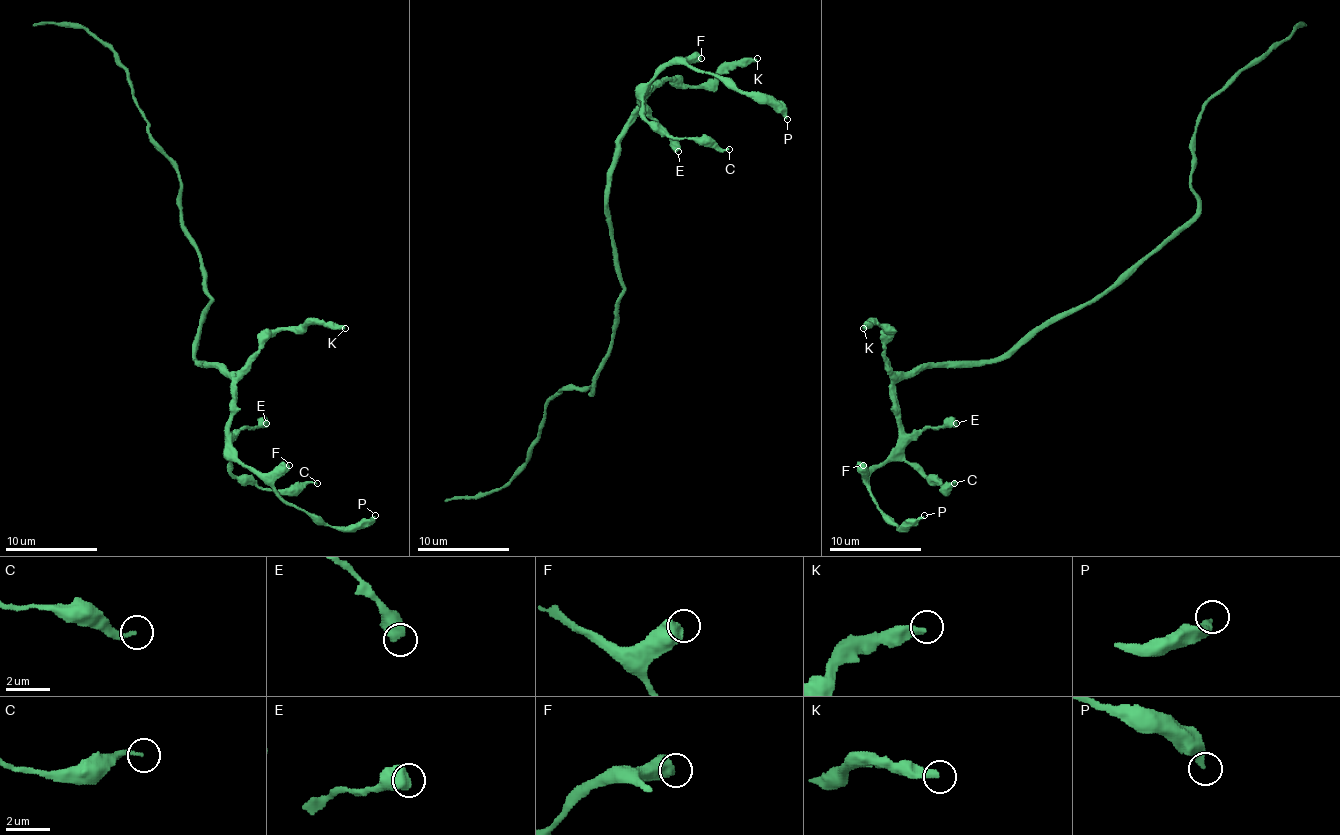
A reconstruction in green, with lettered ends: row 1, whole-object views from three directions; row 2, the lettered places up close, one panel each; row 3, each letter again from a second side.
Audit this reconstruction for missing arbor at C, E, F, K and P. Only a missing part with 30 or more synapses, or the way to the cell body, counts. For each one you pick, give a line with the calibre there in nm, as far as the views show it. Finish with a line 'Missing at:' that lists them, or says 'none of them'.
Missing at: none of them

